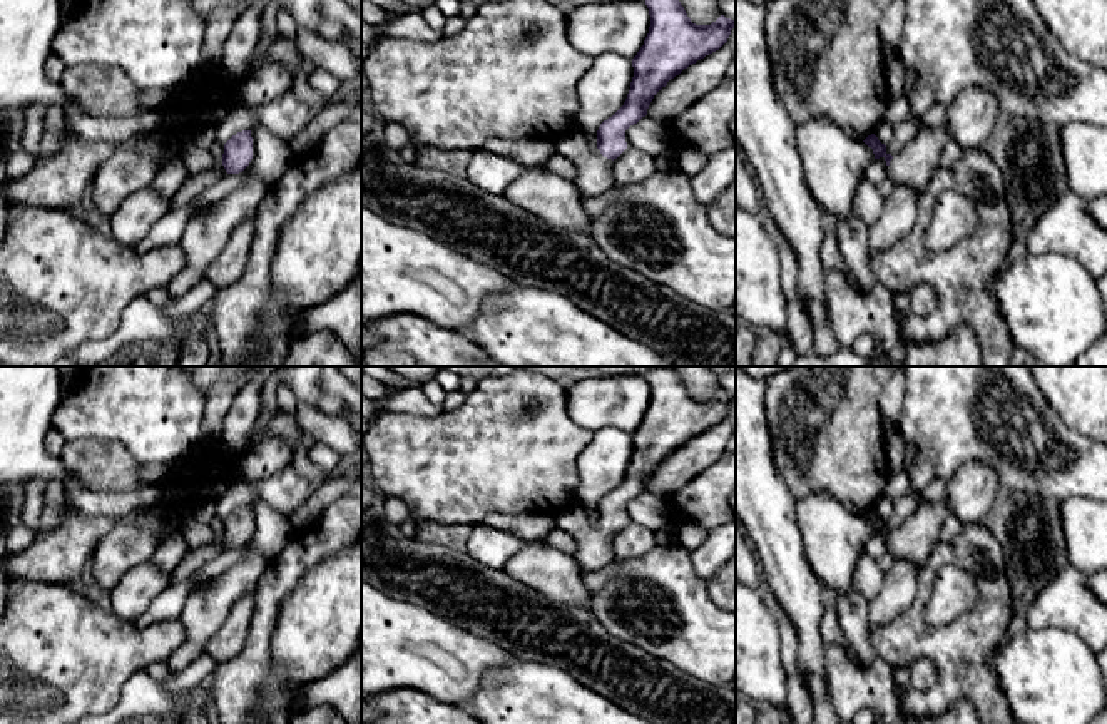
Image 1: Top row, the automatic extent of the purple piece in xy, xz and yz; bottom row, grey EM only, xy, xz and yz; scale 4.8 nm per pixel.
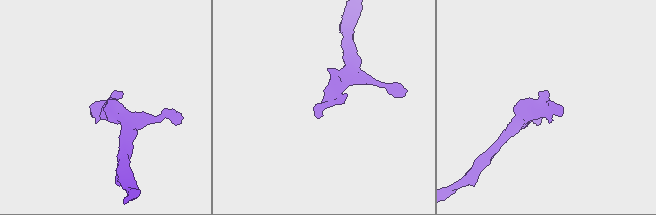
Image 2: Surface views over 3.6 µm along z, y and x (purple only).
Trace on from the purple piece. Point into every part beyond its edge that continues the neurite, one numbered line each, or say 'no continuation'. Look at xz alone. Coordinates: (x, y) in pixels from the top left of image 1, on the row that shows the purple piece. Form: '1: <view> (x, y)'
1: xz (594, 173)

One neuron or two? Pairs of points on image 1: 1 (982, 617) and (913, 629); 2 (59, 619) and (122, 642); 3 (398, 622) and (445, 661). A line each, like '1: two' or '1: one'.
1: one
2: one
3: one

